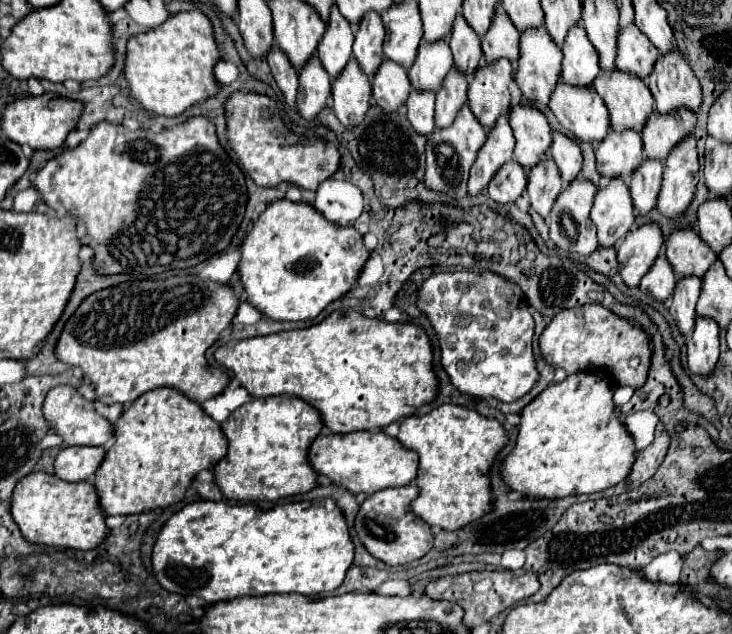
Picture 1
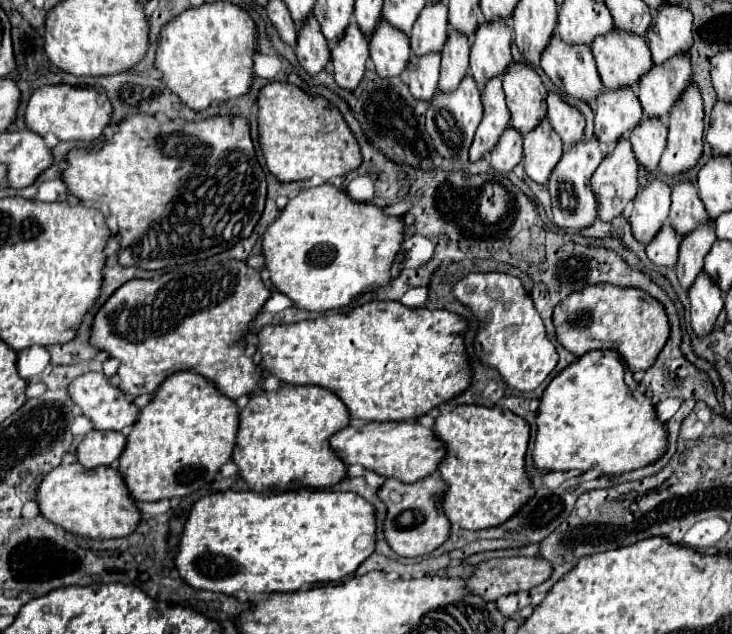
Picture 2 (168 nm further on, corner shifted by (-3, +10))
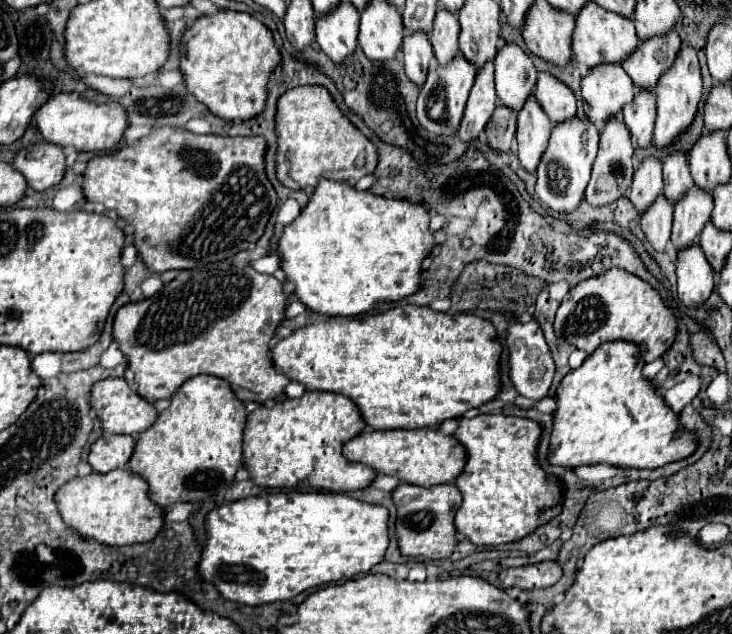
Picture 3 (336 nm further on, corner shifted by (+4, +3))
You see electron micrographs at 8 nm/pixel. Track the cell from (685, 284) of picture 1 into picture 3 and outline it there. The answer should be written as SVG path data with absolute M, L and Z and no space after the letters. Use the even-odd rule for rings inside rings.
M694 187L680 203L674 205L674 225L672 225L672 245L674 251L688 249L700 237L700 231L712 217L712 195Z

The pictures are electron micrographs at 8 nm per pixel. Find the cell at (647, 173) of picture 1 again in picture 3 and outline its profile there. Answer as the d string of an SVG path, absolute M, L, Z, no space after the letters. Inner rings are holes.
M636 91L636 97L622 111L624 123L630 131L630 137L640 149L652 145L654 125L656 125L656 97L650 91Z

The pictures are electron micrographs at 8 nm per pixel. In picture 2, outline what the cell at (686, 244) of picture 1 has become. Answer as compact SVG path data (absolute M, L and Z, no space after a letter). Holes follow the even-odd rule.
M679 180L673 186L673 202L669 212L669 222L675 226L679 236L693 232L707 218L705 206L699 198L697 186L689 180Z

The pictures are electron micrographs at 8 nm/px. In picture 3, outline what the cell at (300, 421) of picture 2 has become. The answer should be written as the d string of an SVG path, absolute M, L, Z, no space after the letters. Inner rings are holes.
M306 391L298 399L284 399L272 407L248 413L244 427L244 469L260 489L310 489L348 493L368 487L376 471L344 459L342 445L364 431L366 423L356 405L338 393Z

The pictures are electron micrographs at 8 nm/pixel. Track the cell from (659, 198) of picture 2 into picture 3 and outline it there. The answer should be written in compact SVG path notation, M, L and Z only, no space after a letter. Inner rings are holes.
M646 159L640 163L638 171L634 173L628 199L634 205L634 209L642 215L642 211L648 211L648 207L658 199L662 193L662 165L656 159Z

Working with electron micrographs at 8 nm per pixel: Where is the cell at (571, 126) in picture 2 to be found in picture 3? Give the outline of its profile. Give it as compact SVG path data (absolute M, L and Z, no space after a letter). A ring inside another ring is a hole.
M548 73L538 75L534 97L540 103L542 111L548 115L552 125L564 123L576 115L574 93Z

